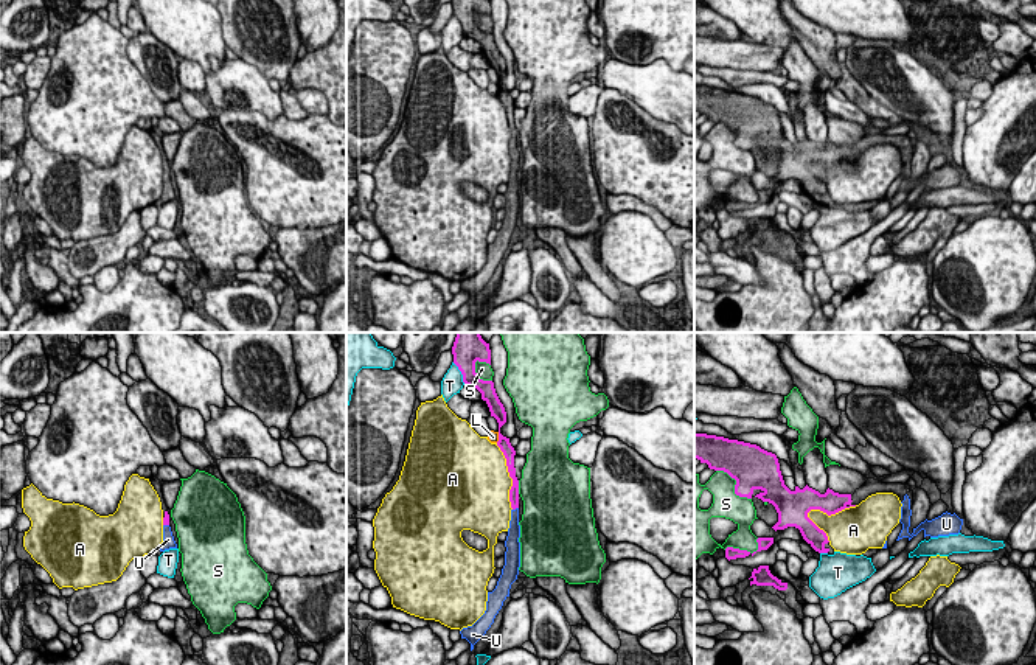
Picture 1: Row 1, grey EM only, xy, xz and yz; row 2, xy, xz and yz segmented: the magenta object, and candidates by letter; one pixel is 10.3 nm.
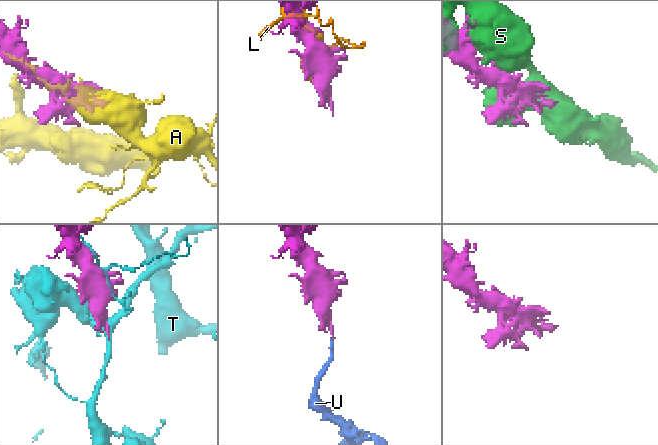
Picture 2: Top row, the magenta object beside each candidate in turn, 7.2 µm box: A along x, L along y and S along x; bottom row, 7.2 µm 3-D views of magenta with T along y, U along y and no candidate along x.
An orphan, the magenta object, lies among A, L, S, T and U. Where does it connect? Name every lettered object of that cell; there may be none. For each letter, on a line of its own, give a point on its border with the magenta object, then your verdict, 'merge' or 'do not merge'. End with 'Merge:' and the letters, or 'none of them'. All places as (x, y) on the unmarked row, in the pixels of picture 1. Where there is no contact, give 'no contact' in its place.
A: contact yz (830, 167); do not merge
L: contact xz (499, 89); do not merge
S: contact yz (735, 137); do not merge
T: contact xz (462, 25); do not merge
U: contact xz (514, 160); merge
Merge: U

